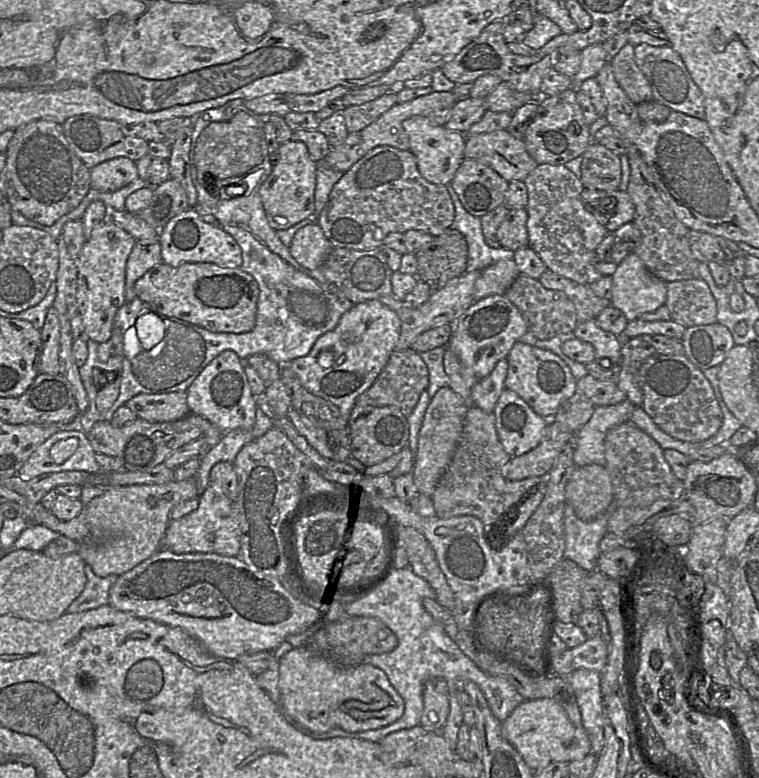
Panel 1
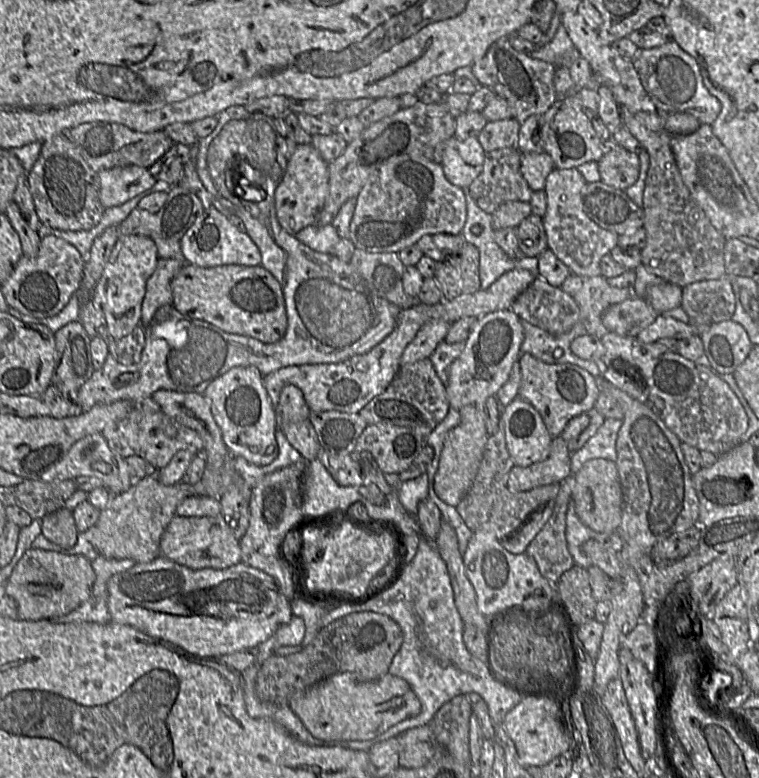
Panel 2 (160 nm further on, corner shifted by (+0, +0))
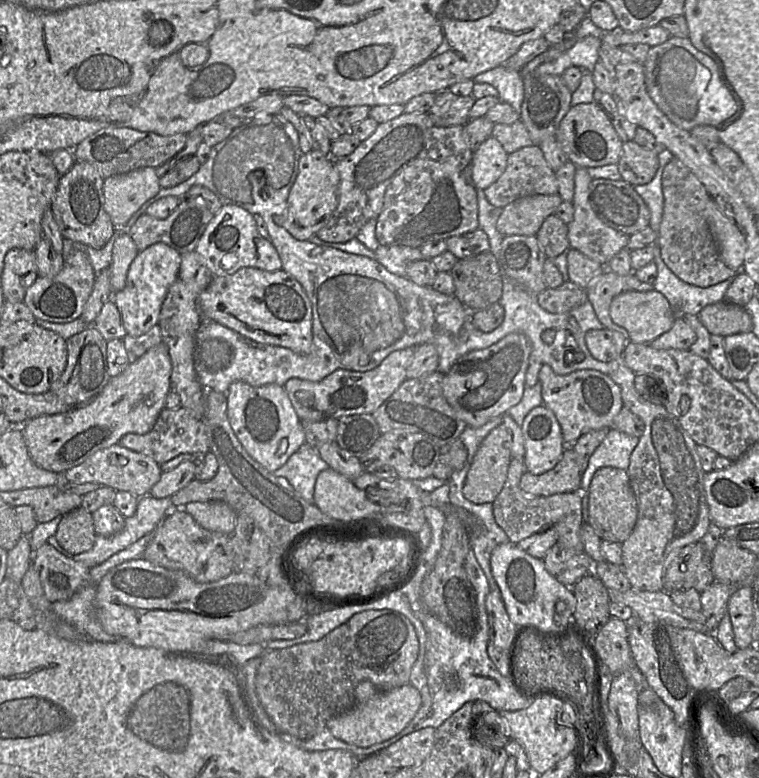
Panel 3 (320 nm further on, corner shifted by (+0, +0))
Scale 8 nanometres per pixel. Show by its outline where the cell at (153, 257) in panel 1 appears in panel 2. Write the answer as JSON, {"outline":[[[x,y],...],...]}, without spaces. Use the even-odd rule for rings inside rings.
{"outline":[[[159,258],[156,268],[147,281],[141,308],[141,325],[148,326],[156,311],[165,305],[172,305],[171,282],[183,265],[175,259]]]}

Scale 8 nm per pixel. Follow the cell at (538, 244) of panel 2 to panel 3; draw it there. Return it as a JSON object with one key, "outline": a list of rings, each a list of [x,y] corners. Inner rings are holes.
{"outline":[[[555,215],[548,216],[535,237],[547,259],[554,259],[570,249],[568,225]]]}

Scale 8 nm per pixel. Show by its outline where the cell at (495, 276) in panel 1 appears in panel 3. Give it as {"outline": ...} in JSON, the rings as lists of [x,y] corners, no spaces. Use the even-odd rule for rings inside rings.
{"outline":[[[415,347],[395,350],[371,370],[337,369],[319,382],[291,378],[283,389],[301,421],[337,420],[356,414],[372,415],[406,379],[406,370],[414,352]]]}

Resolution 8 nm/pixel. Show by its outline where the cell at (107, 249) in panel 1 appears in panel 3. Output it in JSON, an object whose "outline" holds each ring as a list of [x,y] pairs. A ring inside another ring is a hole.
{"outline":[[[161,242],[138,252],[129,267],[124,288],[111,296],[121,314],[127,335],[143,335],[158,324],[163,301],[169,287],[178,278],[180,264],[181,254]]]}

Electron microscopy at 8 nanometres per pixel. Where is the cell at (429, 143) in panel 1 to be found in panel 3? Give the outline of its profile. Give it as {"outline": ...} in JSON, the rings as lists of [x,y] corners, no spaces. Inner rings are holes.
{"outline":[[[494,137],[487,138],[475,150],[470,163],[472,184],[484,190],[505,171],[508,153]]]}

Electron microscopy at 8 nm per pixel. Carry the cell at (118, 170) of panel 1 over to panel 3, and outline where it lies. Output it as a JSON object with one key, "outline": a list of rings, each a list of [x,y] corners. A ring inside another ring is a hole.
{"outline":[[[144,167],[104,179],[104,207],[118,232],[127,232],[132,216],[160,191],[155,168]]]}

